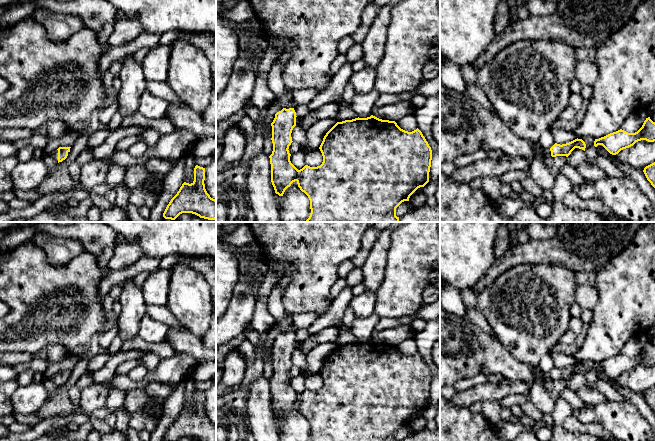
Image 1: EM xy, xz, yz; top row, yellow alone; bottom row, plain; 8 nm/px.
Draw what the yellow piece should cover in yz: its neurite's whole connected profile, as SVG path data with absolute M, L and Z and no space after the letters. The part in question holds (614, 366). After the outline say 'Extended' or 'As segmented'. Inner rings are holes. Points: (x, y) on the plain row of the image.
M646 342L642 351L635 357L628 357L622 353L595 363L594 370L602 369L610 378L616 379L621 374L633 370L636 366L646 364L655 365L655 346Z. As segmented

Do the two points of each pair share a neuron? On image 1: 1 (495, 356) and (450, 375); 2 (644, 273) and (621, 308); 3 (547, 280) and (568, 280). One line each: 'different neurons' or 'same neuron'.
1: same neuron
2: same neuron
3: same neuron

